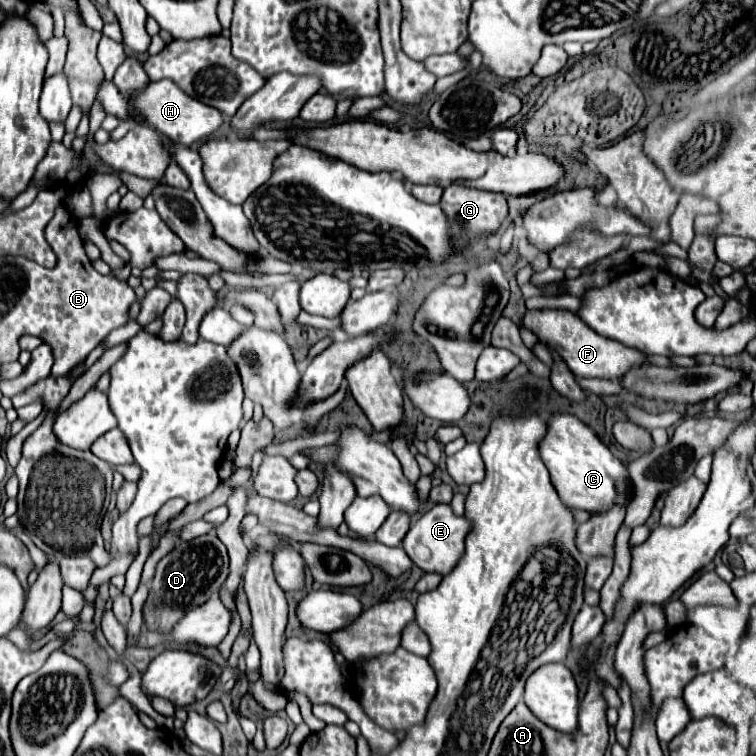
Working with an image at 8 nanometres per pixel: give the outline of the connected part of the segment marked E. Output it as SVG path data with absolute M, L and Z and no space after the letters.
M434 505L410 527L402 547L412 557L412 561L426 573L446 575L454 569L460 555L464 553L464 539L470 533L470 529L472 529L472 521L466 517L454 515L450 505Z

